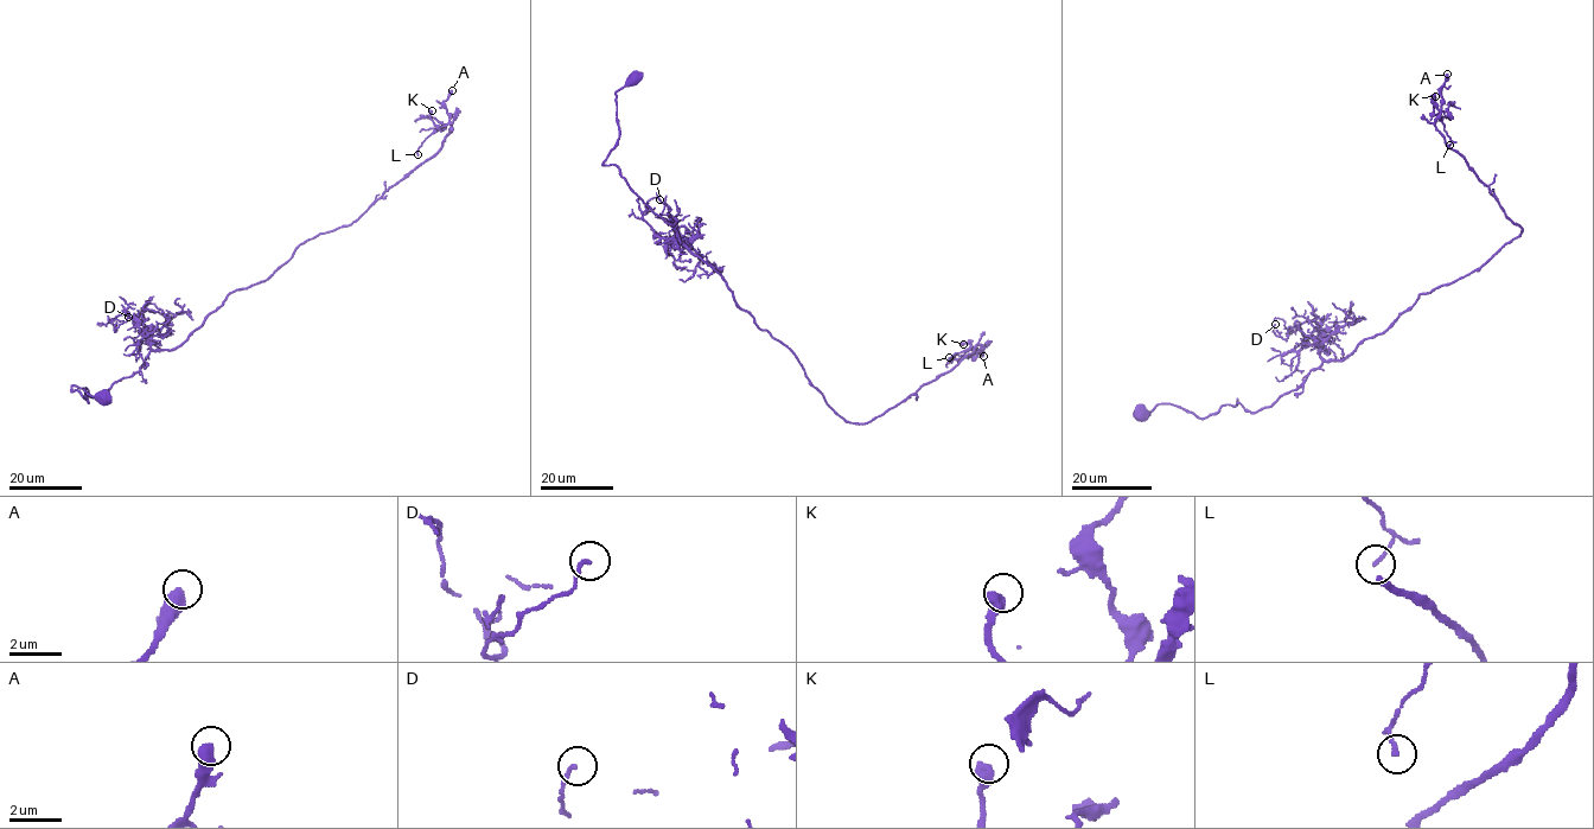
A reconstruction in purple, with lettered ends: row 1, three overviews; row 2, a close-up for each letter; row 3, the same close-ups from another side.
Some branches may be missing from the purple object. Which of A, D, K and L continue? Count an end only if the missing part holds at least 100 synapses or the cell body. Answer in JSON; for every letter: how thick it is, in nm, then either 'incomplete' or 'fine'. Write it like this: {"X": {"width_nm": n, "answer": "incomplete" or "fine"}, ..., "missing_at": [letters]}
{"A": {"width_nm": 500, "answer": "fine"}, "D": {"width_nm": 140, "answer": "fine"}, "K": {"width_nm": 440, "answer": "fine"}, "L": {"width_nm": 140, "answer": "fine"}, "missing_at": []}

